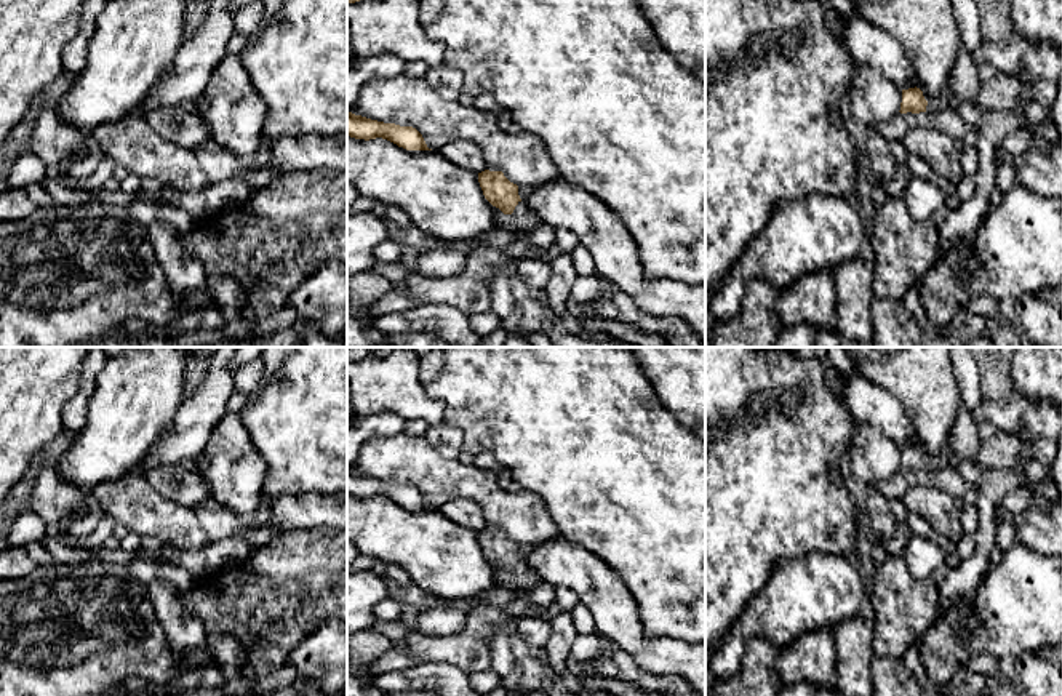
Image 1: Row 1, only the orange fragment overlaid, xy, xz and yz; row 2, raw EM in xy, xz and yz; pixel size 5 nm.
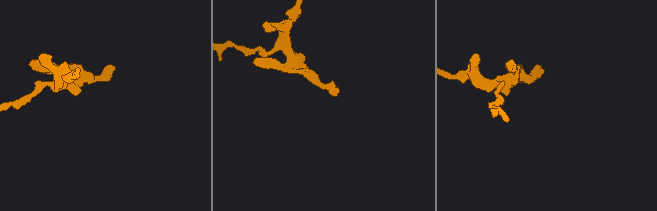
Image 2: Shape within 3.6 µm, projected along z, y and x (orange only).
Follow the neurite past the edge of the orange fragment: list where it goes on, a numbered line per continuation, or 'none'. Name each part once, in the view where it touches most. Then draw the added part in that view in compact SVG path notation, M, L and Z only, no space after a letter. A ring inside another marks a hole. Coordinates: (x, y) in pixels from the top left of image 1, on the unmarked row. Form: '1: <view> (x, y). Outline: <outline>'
1: xz (525, 578). Outline: M518 560L512 573L501 574L499 584L509 589L534 590L544 584L544 579L525 560Z

